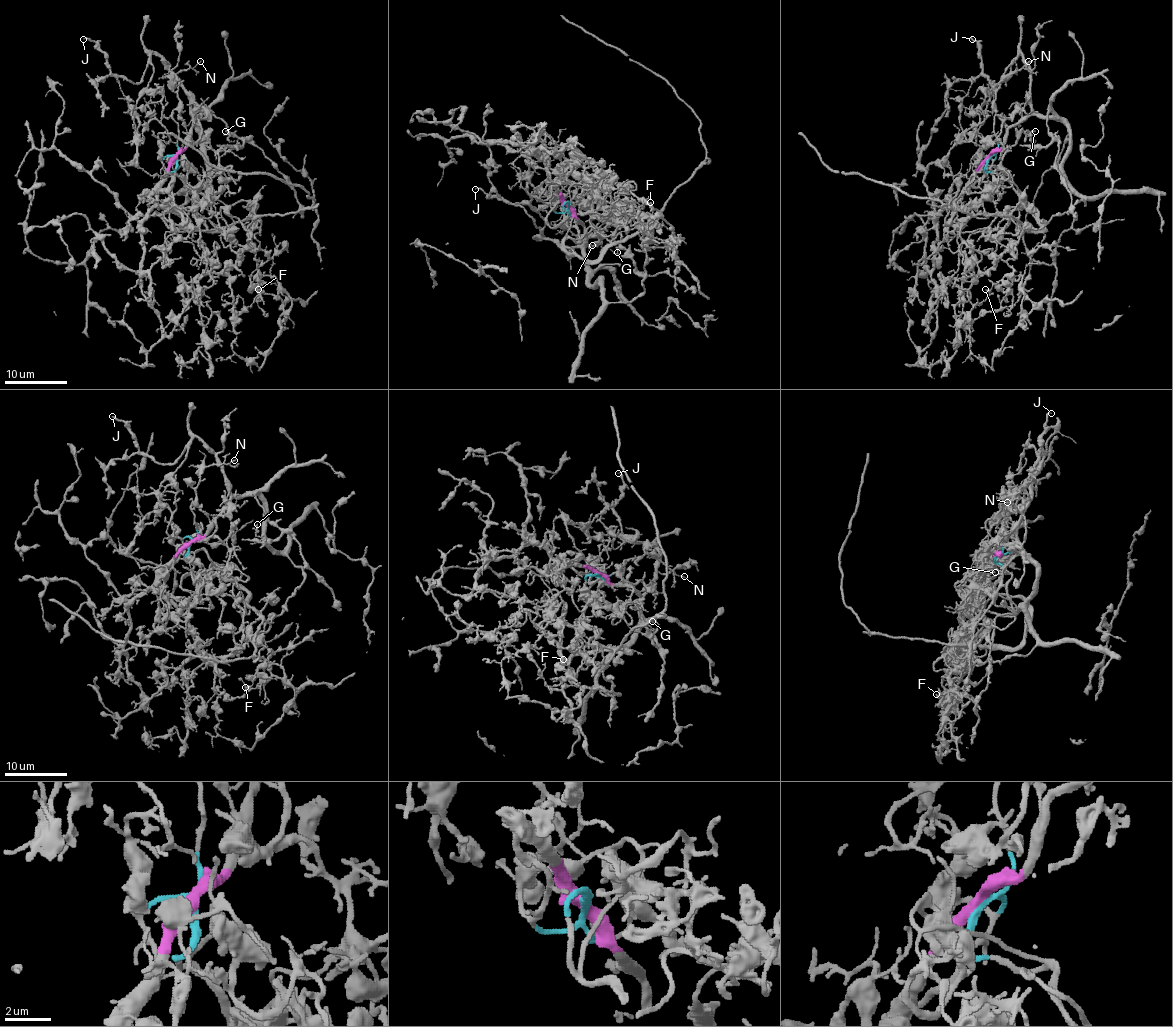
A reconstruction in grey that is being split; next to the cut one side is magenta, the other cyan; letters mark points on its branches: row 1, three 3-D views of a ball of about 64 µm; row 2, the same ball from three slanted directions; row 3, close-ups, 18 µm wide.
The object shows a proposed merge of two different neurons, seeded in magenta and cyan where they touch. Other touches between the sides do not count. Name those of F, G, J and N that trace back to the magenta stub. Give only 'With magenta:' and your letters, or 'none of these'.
With magenta: G, J

